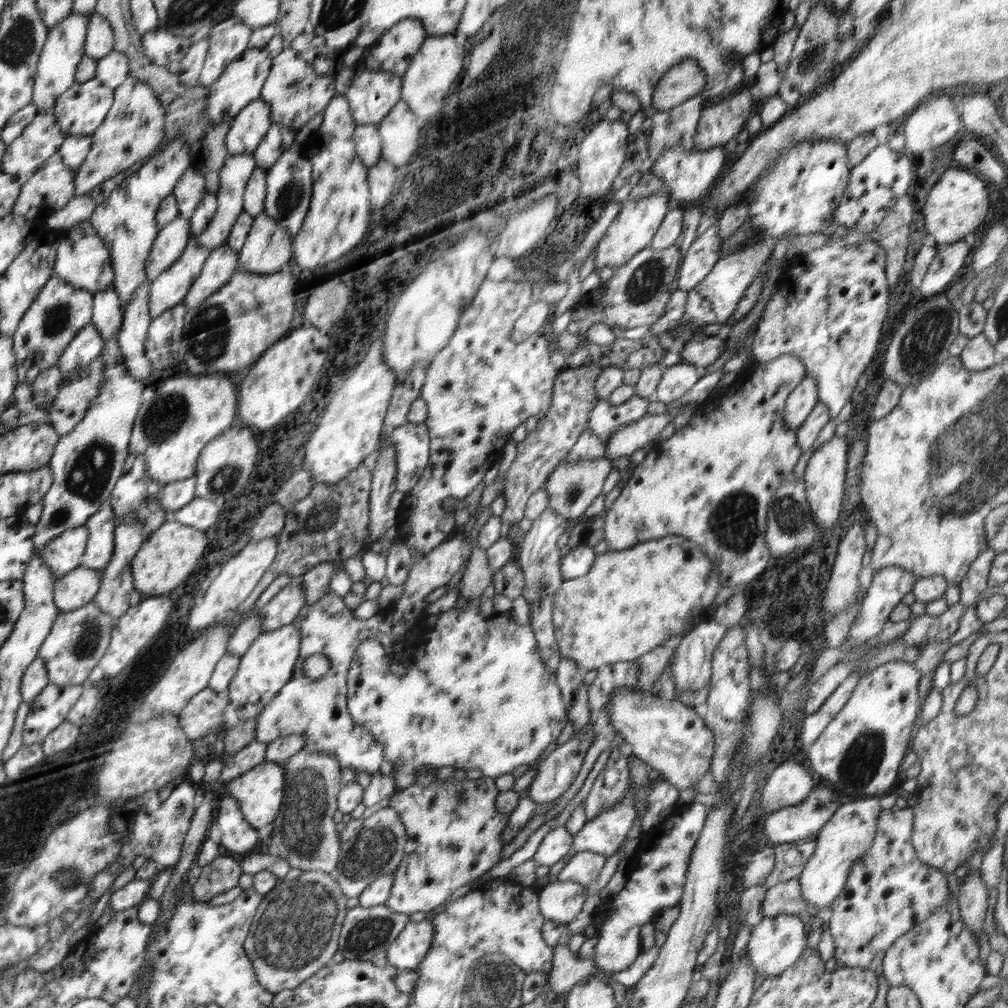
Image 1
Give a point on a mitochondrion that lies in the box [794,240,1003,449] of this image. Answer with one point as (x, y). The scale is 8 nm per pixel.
(921, 342)

